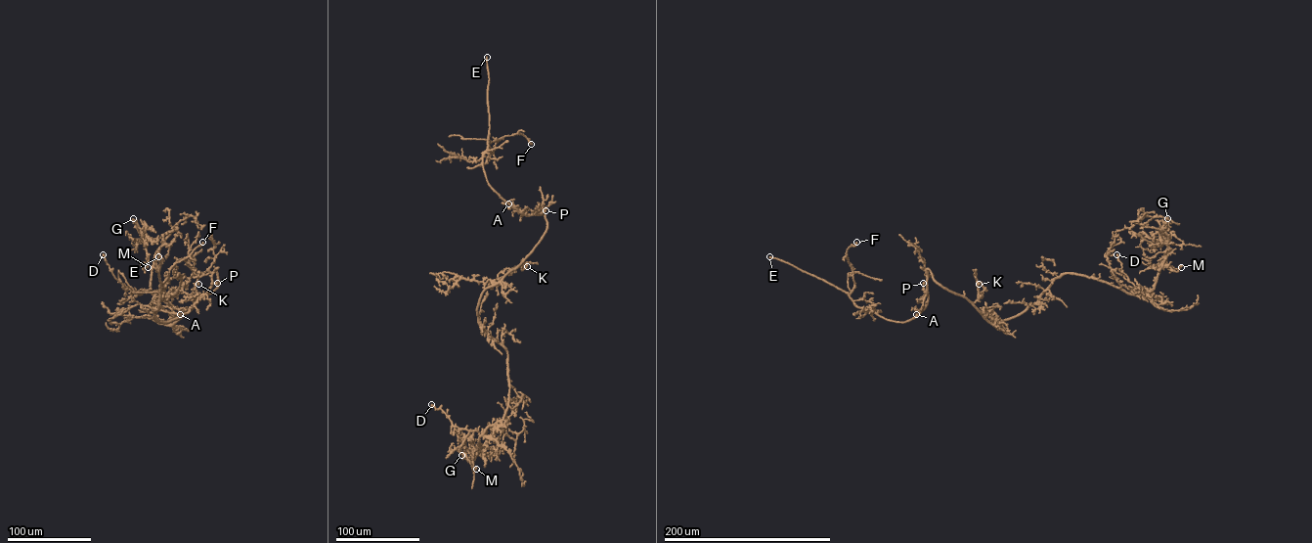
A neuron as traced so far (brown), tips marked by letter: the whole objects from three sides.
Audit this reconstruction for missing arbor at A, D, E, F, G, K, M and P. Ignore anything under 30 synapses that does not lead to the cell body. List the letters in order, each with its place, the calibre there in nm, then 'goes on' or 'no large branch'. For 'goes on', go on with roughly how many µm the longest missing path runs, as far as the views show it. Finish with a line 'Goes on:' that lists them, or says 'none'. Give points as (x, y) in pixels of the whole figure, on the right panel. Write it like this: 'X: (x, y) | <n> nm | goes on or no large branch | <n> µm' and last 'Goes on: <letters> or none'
A: (916, 314) | 600 nm | no large branch
D: (1116, 254) | 600 nm | no large branch
E: (769, 256) | 400 nm | goes on | 300 µm
F: (856, 242) | 550 nm | no large branch
G: (1167, 218) | 700 nm | goes on | 80 µm
K: (979, 284) | 550 nm | no large branch
M: (1181, 267) | 180 nm | no large branch
P: (923, 283) | 650 nm | no large branch
Goes on: E, G

